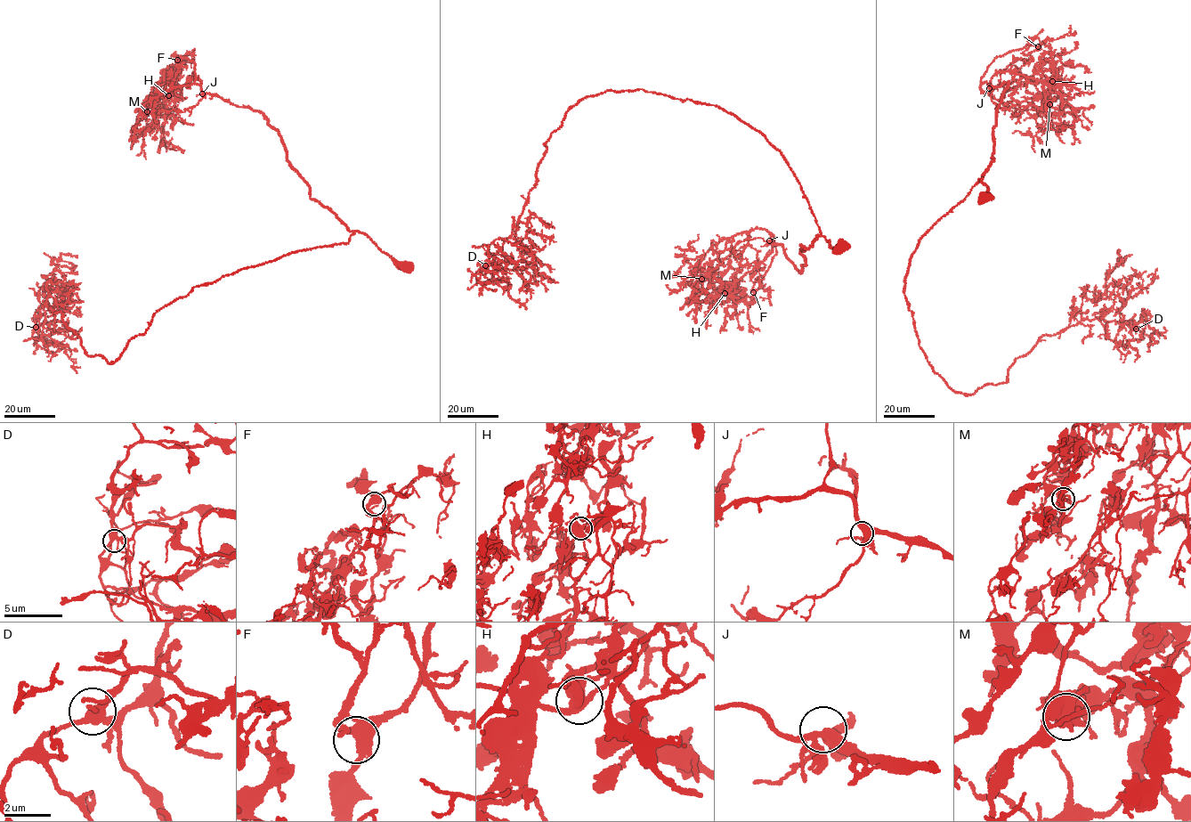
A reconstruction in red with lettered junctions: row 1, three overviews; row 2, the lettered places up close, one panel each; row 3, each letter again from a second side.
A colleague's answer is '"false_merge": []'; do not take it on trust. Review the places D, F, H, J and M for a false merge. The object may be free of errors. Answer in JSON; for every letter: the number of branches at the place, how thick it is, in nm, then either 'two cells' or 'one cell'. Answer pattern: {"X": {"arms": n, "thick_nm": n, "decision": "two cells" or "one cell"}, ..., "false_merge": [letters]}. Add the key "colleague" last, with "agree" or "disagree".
{"D": {"arms": 4, "thick_nm": 340, "decision": "one cell"}, "F": {"arms": 3, "thick_nm": 420, "decision": "one cell"}, "H": {"arms": 5, "thick_nm": 440, "decision": "one cell"}, "J": {"arms": 4, "thick_nm": 380, "decision": "one cell"}, "M": {"arms": 3, "thick_nm": 500, "decision": "one cell"}, "false_merge": [], "colleague": "agree"}

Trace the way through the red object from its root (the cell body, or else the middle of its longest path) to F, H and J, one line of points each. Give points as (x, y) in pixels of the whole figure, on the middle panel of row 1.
F: (841, 246), (819, 235), (800, 246), (800, 273), (771, 233), (776, 252), (753, 292)
H: (841, 246), (819, 235), (800, 246), (800, 273), (770, 241), (766, 256), (725, 293)
J: (841, 246), (831, 248), (819, 235), (810, 247), (800, 246), (806, 263), (800, 273), (781, 244), (769, 240)

